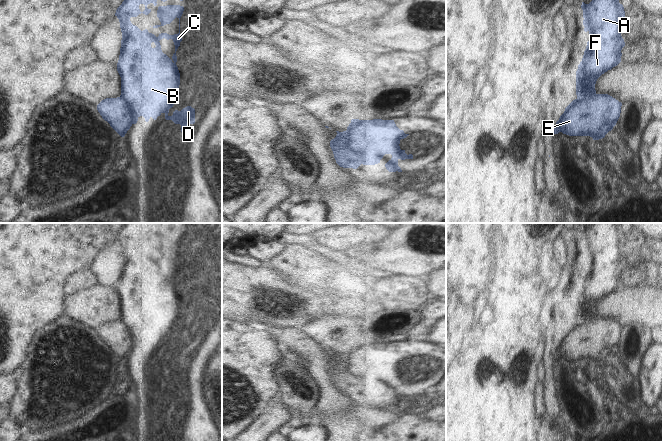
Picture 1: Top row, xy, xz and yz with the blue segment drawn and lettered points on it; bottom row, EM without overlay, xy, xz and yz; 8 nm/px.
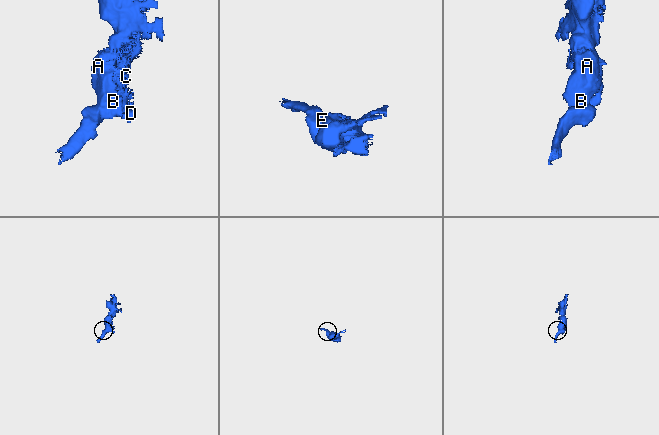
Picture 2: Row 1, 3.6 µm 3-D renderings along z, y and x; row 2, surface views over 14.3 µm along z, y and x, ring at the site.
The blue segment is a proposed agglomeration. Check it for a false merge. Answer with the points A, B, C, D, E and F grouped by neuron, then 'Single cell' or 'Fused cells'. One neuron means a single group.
Groups: A B C D F / E. Fused cells

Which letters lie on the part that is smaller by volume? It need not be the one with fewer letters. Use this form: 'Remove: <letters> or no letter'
Remove: E

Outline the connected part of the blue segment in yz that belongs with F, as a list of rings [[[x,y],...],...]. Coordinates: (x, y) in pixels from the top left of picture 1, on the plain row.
[[[593,223],[589,228],[582,226],[581,232],[584,255],[589,256],[589,265],[576,295],[576,319],[580,323],[590,323],[596,319],[597,303],[621,286],[621,274],[625,270],[621,248],[625,244],[625,235],[619,223]]]

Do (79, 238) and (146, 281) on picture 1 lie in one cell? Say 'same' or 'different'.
different

